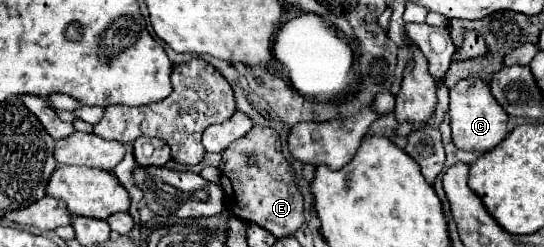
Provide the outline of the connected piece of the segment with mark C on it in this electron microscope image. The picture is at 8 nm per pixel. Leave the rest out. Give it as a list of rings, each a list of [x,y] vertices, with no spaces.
[[[464,79],[456,87],[450,89],[450,127],[452,127],[452,141],[462,151],[478,151],[488,153],[496,145],[502,143],[502,139],[508,135],[506,123],[508,115],[494,103],[494,97],[490,95],[490,87],[482,83],[482,79]]]

